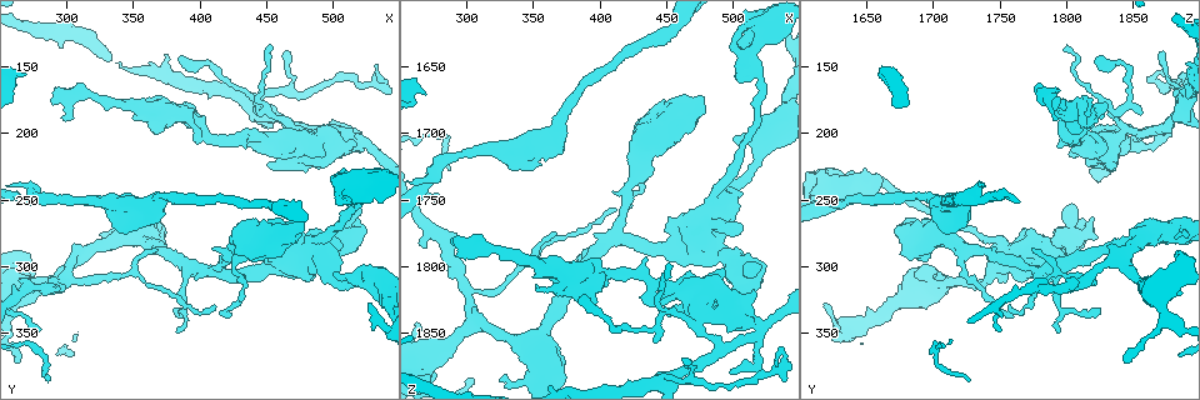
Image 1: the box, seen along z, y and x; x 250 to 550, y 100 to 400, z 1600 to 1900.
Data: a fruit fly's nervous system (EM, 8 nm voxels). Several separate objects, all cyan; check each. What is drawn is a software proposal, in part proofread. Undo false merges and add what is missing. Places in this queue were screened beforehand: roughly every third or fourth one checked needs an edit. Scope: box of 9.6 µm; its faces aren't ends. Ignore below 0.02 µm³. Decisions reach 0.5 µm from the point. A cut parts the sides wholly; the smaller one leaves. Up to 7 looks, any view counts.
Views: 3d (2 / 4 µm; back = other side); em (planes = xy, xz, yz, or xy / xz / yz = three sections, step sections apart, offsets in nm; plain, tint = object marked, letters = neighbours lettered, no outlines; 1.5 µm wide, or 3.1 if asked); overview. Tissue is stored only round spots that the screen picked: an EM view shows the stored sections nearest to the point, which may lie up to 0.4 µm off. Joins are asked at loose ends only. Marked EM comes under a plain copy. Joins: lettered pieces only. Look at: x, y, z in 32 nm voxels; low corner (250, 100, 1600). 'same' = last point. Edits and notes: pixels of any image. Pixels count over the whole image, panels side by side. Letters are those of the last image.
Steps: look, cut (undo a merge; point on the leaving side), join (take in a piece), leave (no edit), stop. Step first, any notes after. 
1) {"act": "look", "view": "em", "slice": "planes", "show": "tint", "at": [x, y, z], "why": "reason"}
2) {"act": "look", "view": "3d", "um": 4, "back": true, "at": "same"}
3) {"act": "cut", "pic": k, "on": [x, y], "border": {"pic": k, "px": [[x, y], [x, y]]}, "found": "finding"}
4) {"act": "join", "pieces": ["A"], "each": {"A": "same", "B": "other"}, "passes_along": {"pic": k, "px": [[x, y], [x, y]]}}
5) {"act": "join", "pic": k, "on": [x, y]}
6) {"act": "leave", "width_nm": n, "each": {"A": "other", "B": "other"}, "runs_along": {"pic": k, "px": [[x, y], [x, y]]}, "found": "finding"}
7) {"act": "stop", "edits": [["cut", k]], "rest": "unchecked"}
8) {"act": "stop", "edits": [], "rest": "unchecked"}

{"act": "look", "view": "em", "slice": "planes", "show": "letters", "at": [518, 252, 1686], "why": "narrows sharply"}

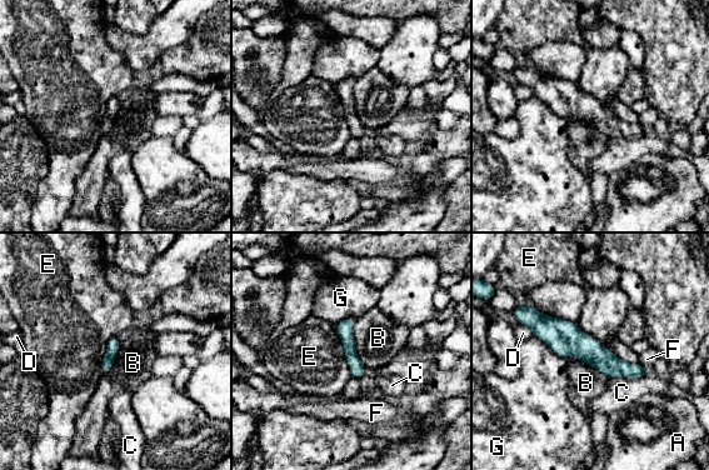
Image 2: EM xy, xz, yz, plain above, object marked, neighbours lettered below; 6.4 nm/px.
{"act": "leave", "longest_contact_nm": ["E", 340], "each": {"A": "other", "B": "other", "C": "other", "D": "other", "E": "other", "F": "other", "G": "other"}, "runs_along": {"pic": 2, "px": [[528, 314], [612, 366], [642, 371]]}, "found": "all the same cell"}

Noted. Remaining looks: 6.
{"act": "look", "view": "em", "um": 3.1, "slice": "yz", "step": 8, "show": "tint", "at": [528, 326, 1620], "why": "branch stops here"}

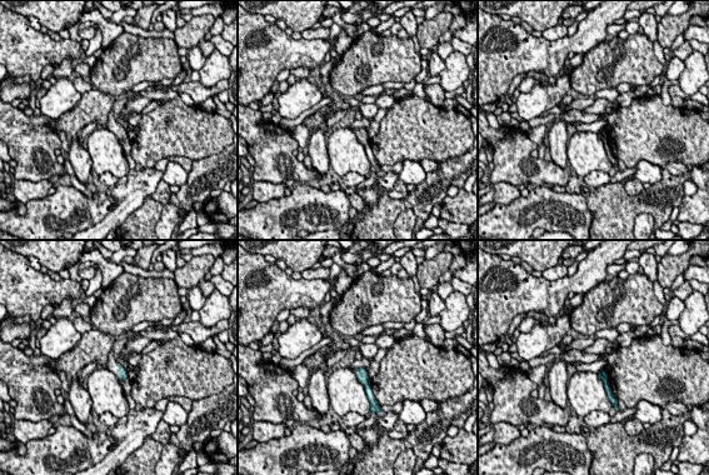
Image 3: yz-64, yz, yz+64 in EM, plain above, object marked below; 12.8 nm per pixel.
{"act": "look", "view": "em", "um": 3.1, "slice": "planes", "show": "letters", "at": "same", "why": "another direction"}

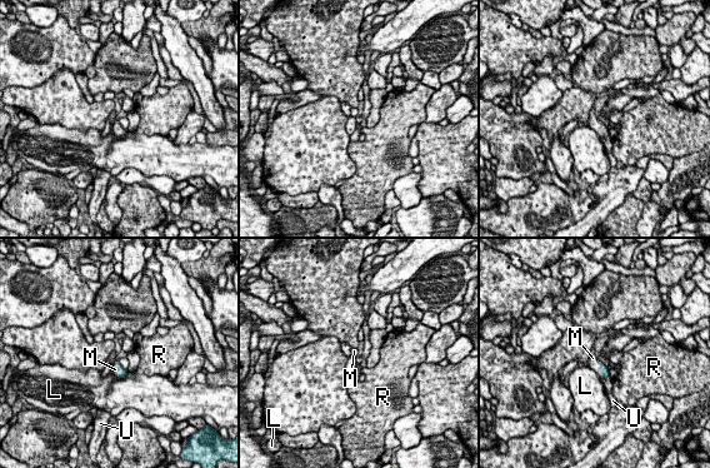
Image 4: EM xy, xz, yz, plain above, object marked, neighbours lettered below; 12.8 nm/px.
{"act": "leave", "each": {"L": "other", "M": "other", "R": "other", "U": "other"}, "border": {"pic": 4, "px": [[599, 361], [599, 374]]}, "found": "none of them fits"}

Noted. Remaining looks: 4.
{"act": "look", "view": "em", "slice": "planes", "show": "letters", "at": [520, 212, 1844], "why": "touches itself"}

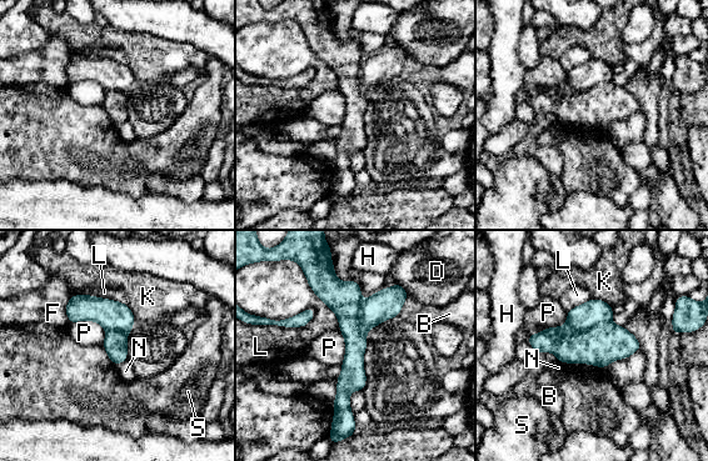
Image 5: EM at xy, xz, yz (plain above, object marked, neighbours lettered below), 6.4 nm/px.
{"act": "cut", "pic": 5, "on": [594, 311], "each": {"B": "other", "D": "other", "F": "other", "H": "other", "K": "other", "L": "other", "N": "other", "P": "other", "S": "other"}, "border": {"pic": 5, "px": [[611, 320], [579, 331], [564, 326]]}, "found": "a second cell is stuck on"}

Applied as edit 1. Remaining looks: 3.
{"act": "stop", "edits": [["cut", 5]], "rest": "unchecked"}

